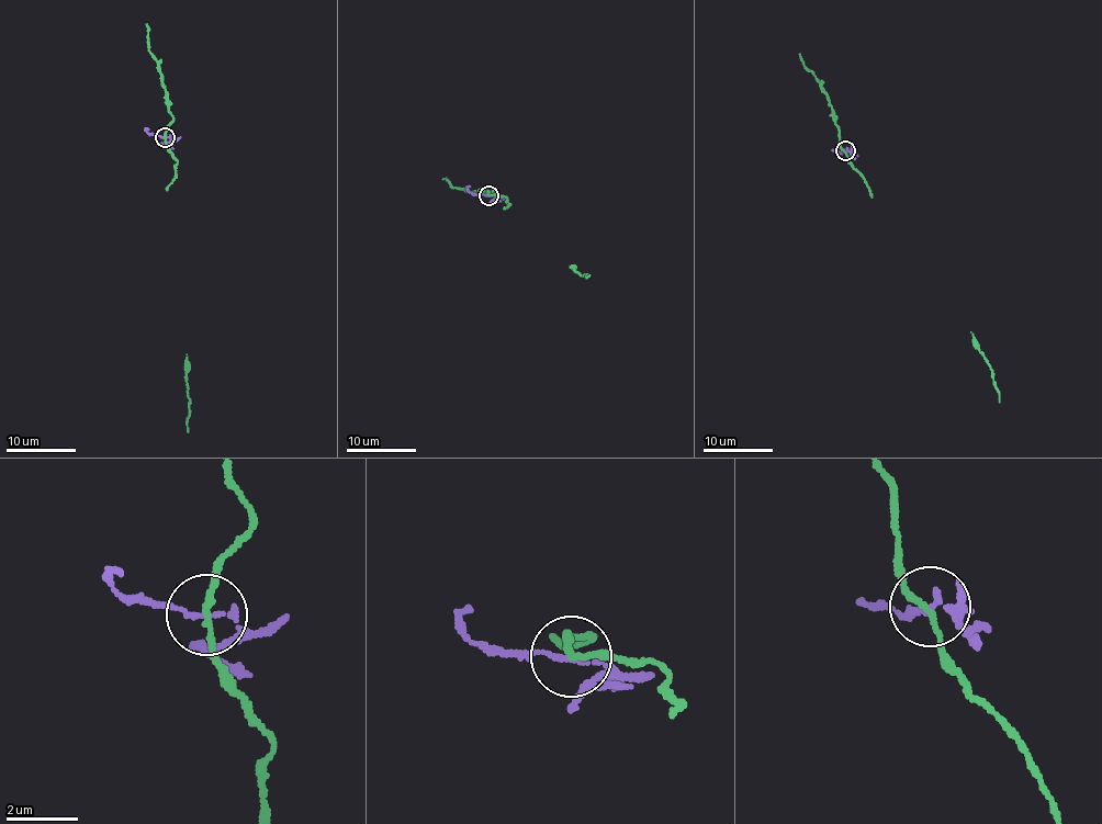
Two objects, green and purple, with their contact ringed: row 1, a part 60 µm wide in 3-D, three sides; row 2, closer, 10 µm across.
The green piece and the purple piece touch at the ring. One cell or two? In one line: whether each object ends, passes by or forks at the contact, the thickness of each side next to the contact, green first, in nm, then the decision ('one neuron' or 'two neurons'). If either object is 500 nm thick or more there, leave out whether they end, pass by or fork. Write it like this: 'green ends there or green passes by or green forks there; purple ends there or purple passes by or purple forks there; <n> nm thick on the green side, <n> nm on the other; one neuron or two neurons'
green passes by; purple passes by; 160 nm thick on the green side, 130 nm on the other; two neurons

